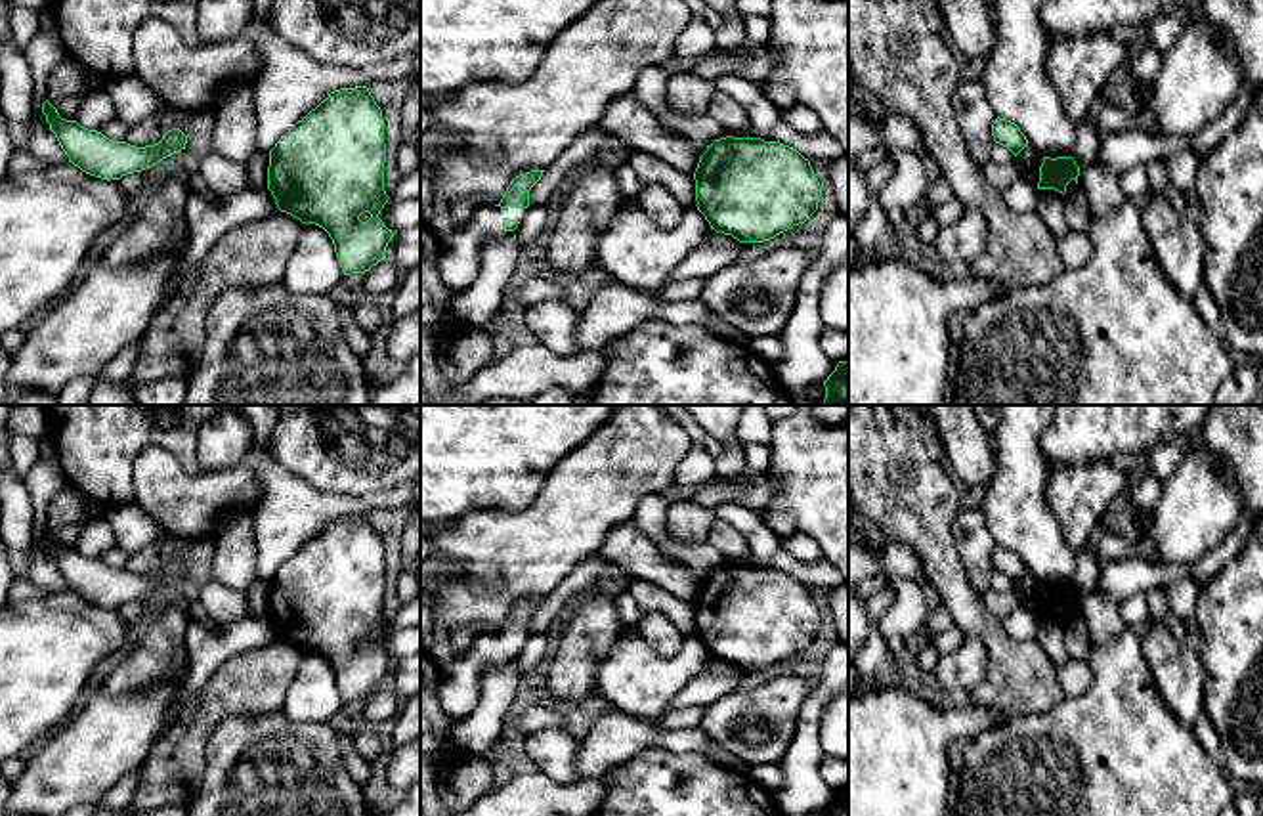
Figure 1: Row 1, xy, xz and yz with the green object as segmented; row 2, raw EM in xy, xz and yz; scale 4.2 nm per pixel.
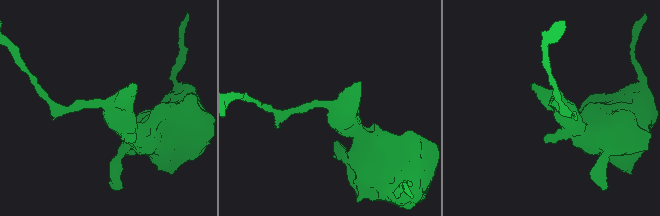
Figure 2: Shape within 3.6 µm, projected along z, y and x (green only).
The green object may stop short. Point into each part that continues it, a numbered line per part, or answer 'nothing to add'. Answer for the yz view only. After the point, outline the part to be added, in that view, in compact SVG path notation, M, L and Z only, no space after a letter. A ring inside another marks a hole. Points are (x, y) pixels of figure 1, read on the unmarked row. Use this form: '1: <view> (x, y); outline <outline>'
nothing to add

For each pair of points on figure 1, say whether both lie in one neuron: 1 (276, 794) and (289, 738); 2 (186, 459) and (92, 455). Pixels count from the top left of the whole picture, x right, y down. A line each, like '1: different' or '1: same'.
1: same
2: same

